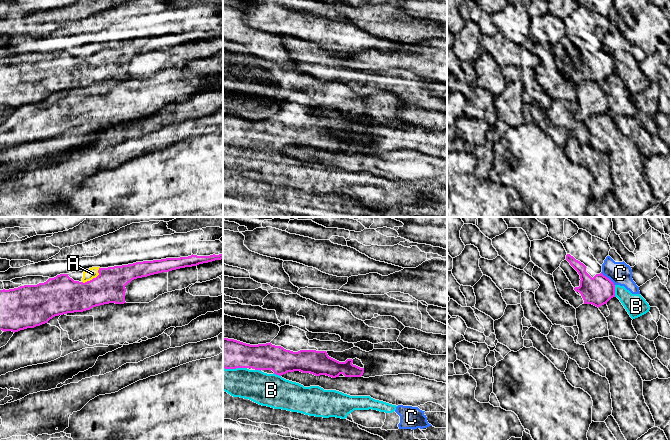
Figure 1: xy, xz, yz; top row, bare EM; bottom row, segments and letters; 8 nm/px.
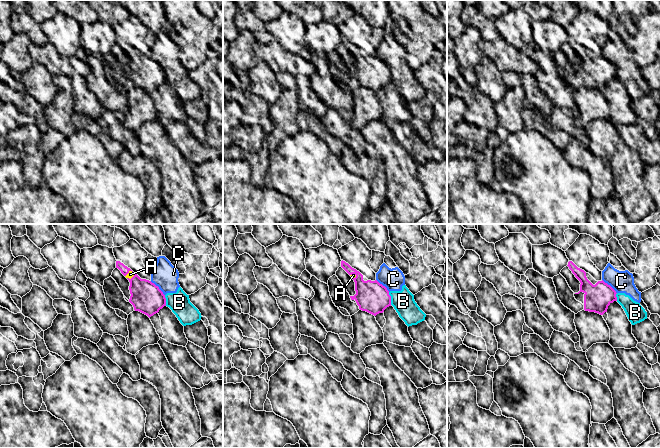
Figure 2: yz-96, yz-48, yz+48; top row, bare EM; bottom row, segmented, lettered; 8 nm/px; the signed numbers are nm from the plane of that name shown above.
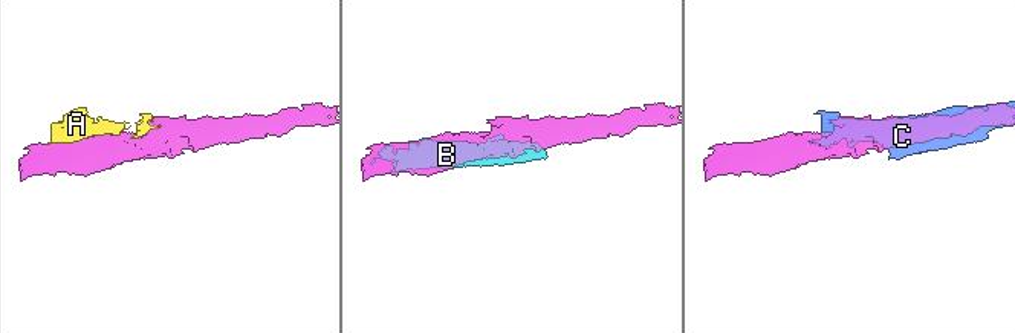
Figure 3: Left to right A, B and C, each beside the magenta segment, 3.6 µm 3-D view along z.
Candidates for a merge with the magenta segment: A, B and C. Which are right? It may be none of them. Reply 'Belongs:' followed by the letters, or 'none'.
Belongs: none

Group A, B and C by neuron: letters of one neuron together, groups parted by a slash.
A / B C

